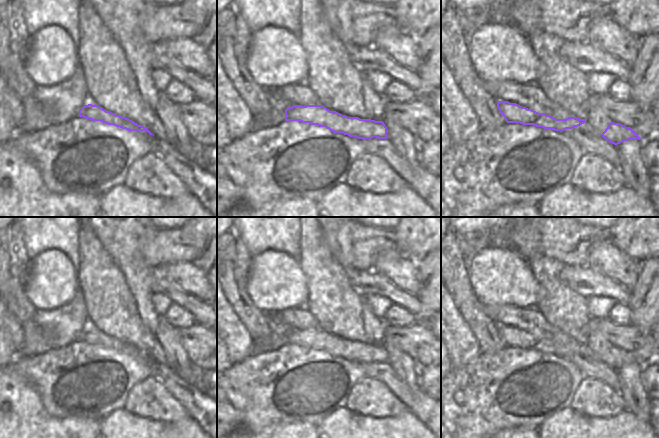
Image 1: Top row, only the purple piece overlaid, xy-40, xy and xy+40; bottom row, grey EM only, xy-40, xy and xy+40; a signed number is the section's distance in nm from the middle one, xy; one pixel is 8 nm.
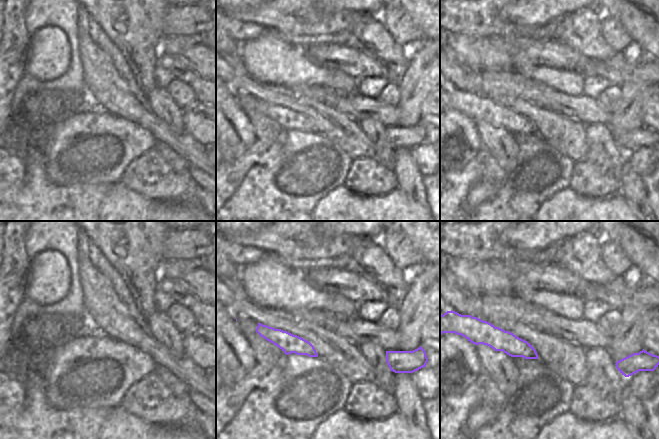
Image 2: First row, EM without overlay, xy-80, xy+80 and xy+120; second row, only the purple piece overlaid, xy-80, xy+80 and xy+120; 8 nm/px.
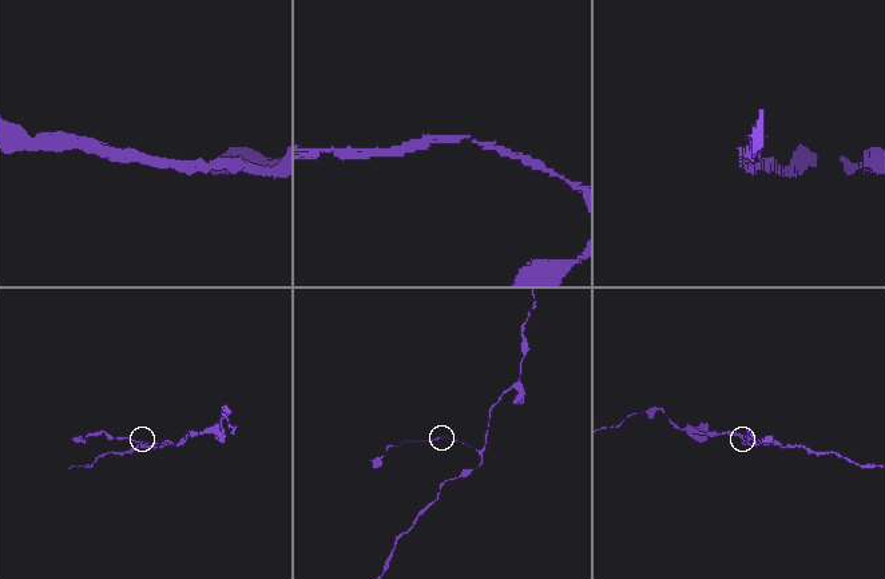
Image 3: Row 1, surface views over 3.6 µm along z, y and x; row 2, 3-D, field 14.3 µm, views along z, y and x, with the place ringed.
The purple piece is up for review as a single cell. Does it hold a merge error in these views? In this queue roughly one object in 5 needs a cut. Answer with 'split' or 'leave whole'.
leave whole

